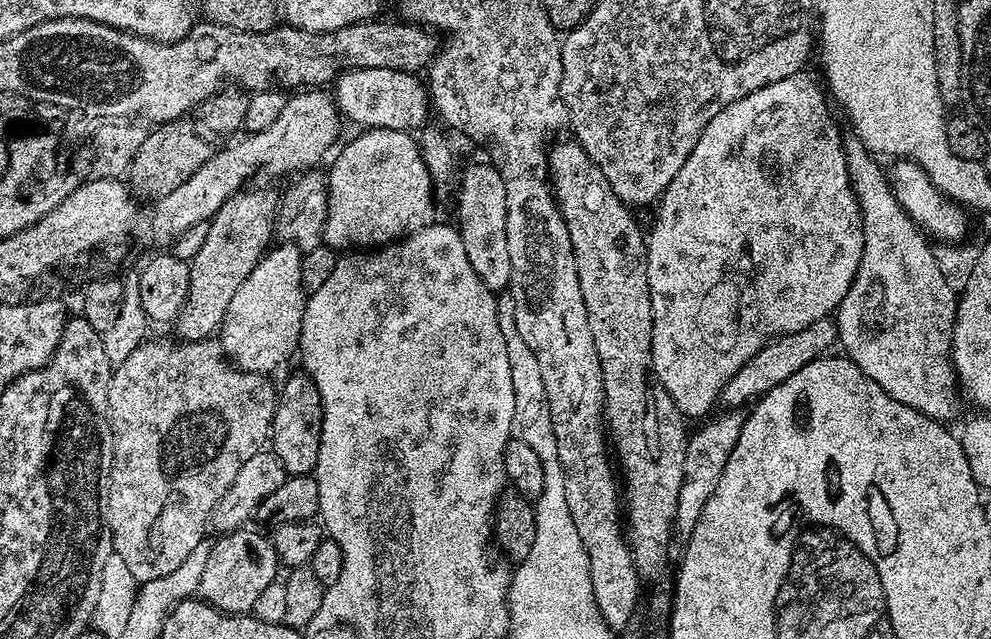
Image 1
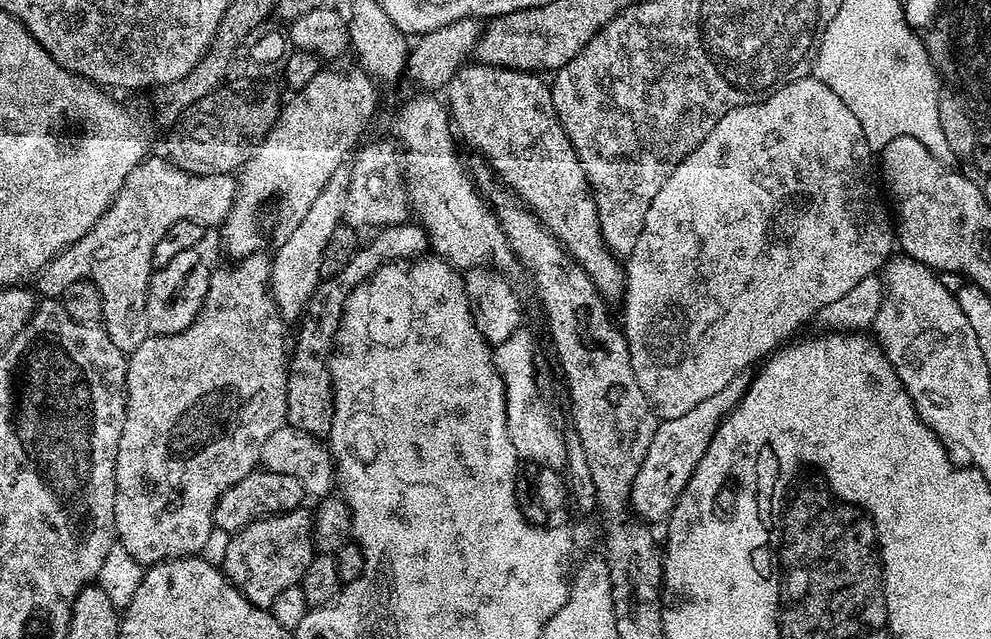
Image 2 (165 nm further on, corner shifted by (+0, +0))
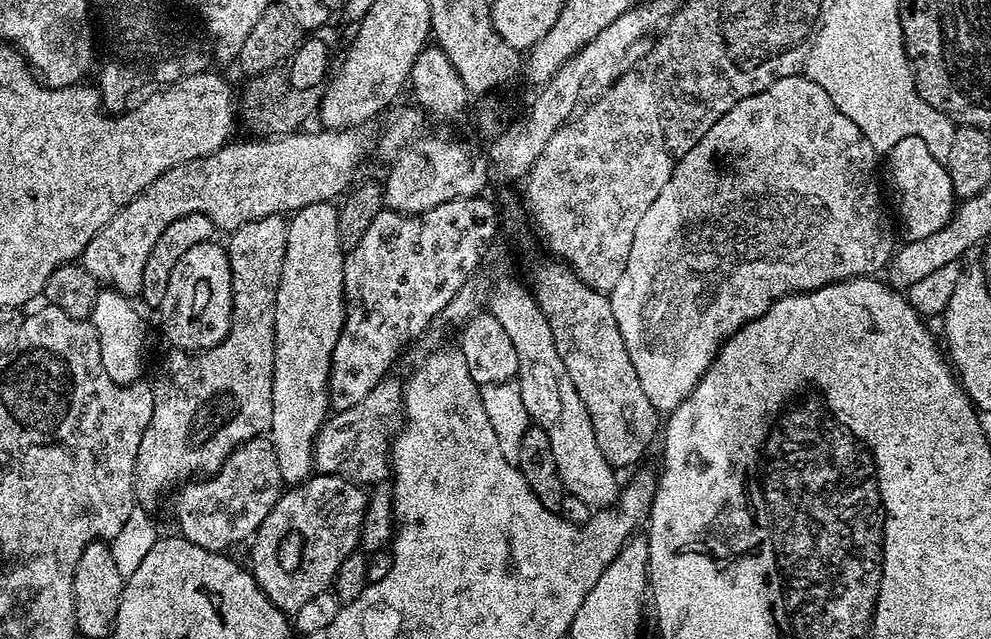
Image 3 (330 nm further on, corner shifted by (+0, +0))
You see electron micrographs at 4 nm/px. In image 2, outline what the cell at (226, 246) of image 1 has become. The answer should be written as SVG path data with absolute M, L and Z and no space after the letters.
M340 66L321 67L320 72L314 74L314 78L310 78L310 82L306 82L304 88L295 89L289 100L287 97L286 103L281 107L280 117L276 119L276 125L272 127L270 134L266 134L266 138L240 169L236 201L222 225L224 248L232 255L229 257L233 261L238 261L243 256L249 256L255 252L264 252L266 248L264 243L268 239L283 242L286 238L290 238L290 234L294 234L302 218L306 218L314 198L318 198L326 182L330 182L334 170L345 167L346 161L361 143L360 135L363 134L364 127L371 122L372 115L376 112L378 84L359 66L336 67Z

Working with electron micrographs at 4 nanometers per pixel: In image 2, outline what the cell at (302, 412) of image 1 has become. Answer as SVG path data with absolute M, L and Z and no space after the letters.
M419 223L392 224L384 228L372 241L365 243L346 262L346 267L338 274L321 279L320 285L310 298L306 315L299 325L300 334L296 338L296 348L291 349L288 366L288 418L287 423L311 436L327 437L334 418L332 401L332 371L328 369L330 353L334 348L336 332L340 329L340 319L350 294L369 276L373 276L384 264L391 264L401 258L419 258L429 251L428 233Z

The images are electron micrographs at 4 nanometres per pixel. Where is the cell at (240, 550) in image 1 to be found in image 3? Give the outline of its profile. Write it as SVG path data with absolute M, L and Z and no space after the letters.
M313 474L303 484L289 487L281 495L280 501L272 507L270 514L266 514L262 526L258 526L256 535L250 541L251 574L277 610L293 614L305 606L306 602L310 602L310 598L331 589L338 574L338 566L346 562L351 552L360 548L360 531L368 509L368 498L369 493L348 477L323 474Z

